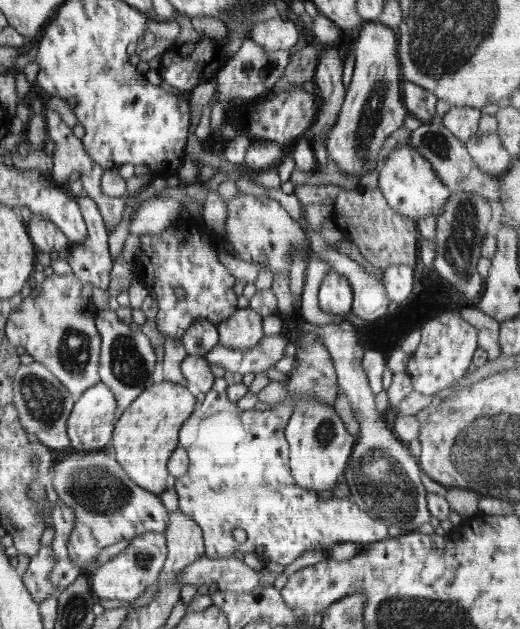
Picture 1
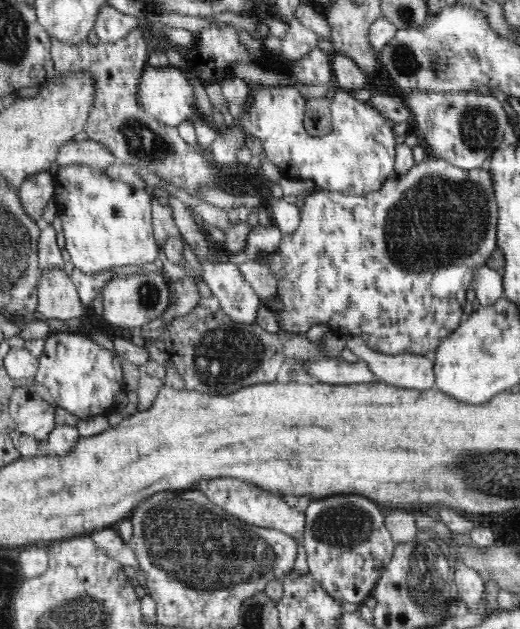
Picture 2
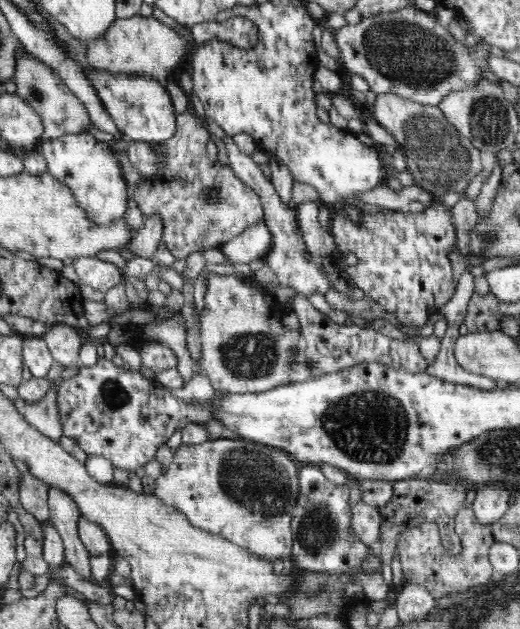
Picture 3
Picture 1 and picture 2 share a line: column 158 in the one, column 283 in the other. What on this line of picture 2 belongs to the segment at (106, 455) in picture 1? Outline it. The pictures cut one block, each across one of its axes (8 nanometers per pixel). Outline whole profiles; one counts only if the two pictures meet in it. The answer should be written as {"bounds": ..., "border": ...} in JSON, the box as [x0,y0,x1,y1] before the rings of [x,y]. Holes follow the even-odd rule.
{"bounds":[196,477,306,540],"border":[[[230,477],[206,479],[203,482],[199,482],[196,485],[196,489],[204,493],[214,505],[222,508],[226,513],[232,514],[238,520],[246,522],[248,525],[264,529],[275,529],[296,538],[296,540],[302,540],[304,537],[306,527],[305,513],[300,513],[296,508],[288,506],[284,500],[284,495],[275,496],[255,484]]]}

